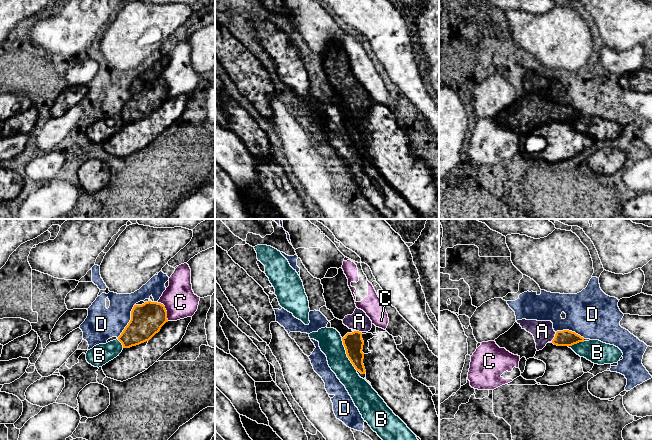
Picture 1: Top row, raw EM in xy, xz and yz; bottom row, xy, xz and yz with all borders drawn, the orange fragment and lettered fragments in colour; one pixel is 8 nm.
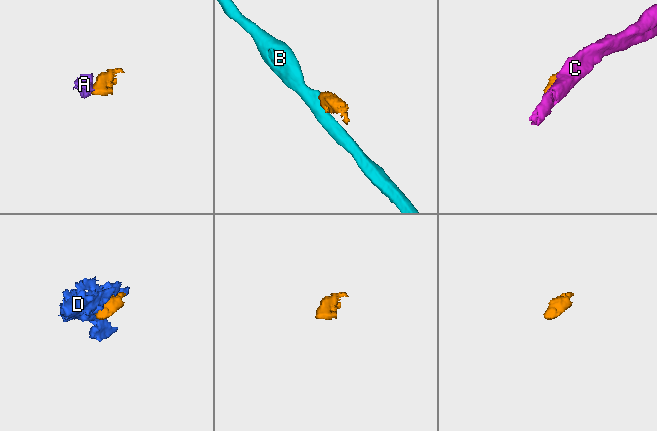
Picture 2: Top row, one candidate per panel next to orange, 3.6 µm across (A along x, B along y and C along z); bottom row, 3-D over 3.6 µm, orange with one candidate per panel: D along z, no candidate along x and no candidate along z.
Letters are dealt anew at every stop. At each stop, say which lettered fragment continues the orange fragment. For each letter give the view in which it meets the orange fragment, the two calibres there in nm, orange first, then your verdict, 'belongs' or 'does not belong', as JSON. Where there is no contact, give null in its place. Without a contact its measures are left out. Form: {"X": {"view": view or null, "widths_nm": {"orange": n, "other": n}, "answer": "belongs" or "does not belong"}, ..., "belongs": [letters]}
{"A": {"view": "yz", "widths_nm": {"orange": 130, "other": 170}, "answer": "belongs"}, "B": {"view": "xz", "widths_nm": {"orange": 160, "other": 190}, "answer": "does not belong"}, "C": {"view": "xy", "widths_nm": {"orange": 260, "other": 260}, "answer": "does not belong"}, "D": {"view": "xy", "widths_nm": {"orange": 260, "other": 260}, "answer": "does not belong"}, "belongs": ["A"]}

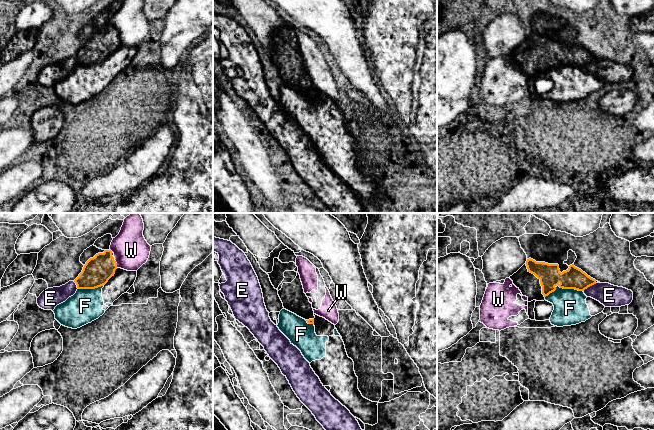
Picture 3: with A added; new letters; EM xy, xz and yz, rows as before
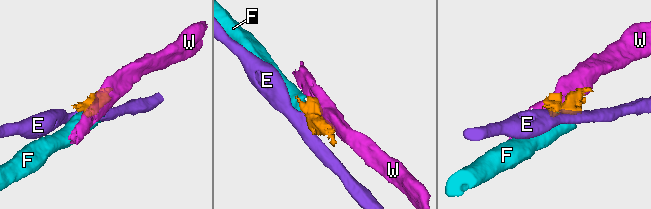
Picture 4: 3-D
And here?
{"E": {"view": "yz", "widths_nm": {"orange": 180, "other": 180}, "answer": "does not belong"}, "F": {"view": "xy", "widths_nm": {"orange": 220, "other": 260}, "answer": "does not belong"}, "W": {"view": "xy", "widths_nm": {"orange": 220, "other": 280}, "answer": "does not belong"}, "belongs": []}

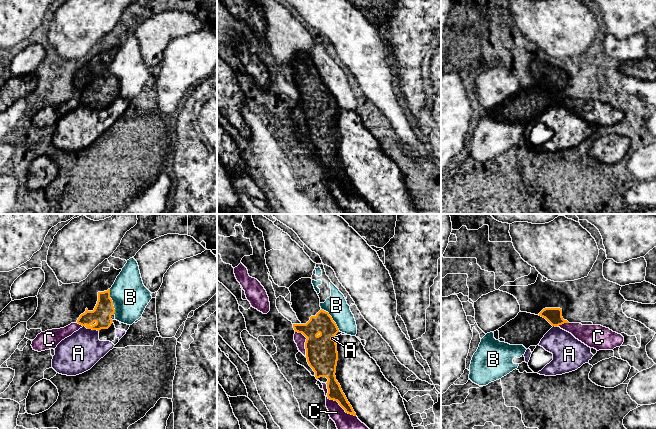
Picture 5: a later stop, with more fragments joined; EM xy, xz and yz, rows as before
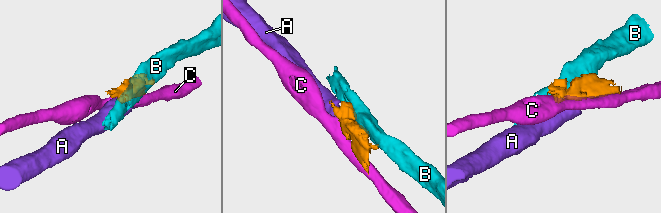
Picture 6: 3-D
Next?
{"A": {"view": "xy", "widths_nm": {"orange": 150, "other": 320}, "answer": "does not belong"}, "B": {"view": "xy", "widths_nm": {"orange": 150, "other": 300}, "answer": "does not belong"}, "C": {"view": "xz", "widths_nm": {"orange": 120, "other": 180}, "answer": "does not belong"}, "belongs": []}

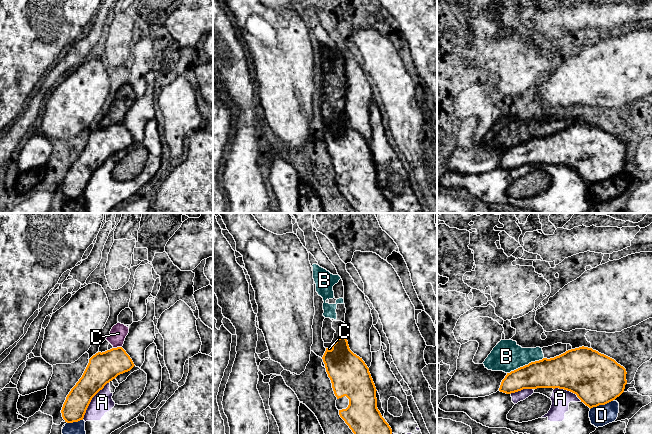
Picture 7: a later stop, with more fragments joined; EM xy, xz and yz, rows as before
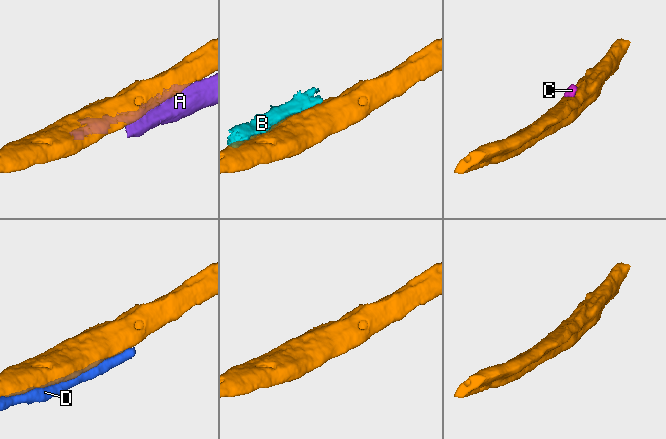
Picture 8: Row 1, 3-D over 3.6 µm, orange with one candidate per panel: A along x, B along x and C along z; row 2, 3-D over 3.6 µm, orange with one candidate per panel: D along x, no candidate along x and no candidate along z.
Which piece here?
{"A": {"view": "xy", "widths_nm": {"orange": 220, "other": 170}, "answer": "does not belong"}, "B": {"view": "yz", "widths_nm": {"orange": 240, "other": 240}, "answer": "does not belong"}, "C": {"view": "xy", "widths_nm": {"orange": 240, "other": 140}, "answer": "does not belong"}, "D": {"view": "yz", "widths_nm": {"orange": 400, "other": 160}, "answer": "does not belong"}, "belongs": []}

